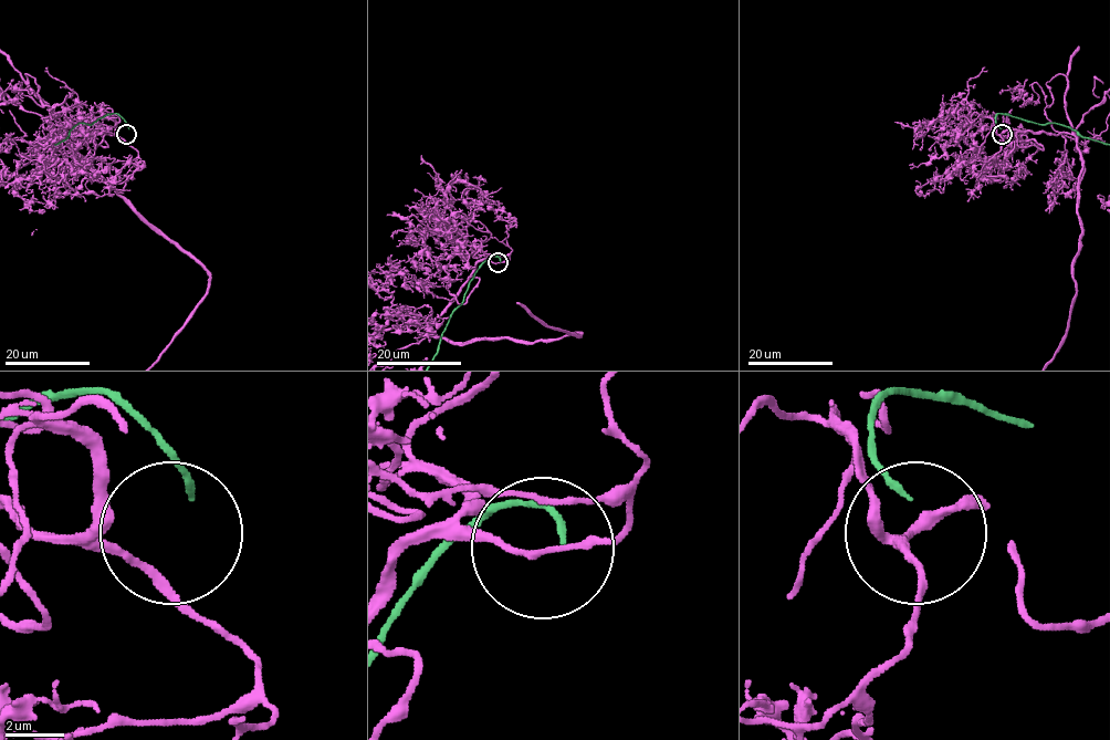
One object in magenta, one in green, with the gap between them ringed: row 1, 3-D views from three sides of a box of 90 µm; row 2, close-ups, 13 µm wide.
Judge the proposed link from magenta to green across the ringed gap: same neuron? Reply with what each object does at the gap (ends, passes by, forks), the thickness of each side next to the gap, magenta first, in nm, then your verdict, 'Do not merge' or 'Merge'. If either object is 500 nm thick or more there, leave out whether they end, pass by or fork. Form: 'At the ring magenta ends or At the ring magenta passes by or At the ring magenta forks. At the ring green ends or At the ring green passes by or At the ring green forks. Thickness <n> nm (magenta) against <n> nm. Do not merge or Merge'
At the ring magenta passes by. At the ring green ends. Thickness 240 nm (magenta) against 220 nm. Do not merge

